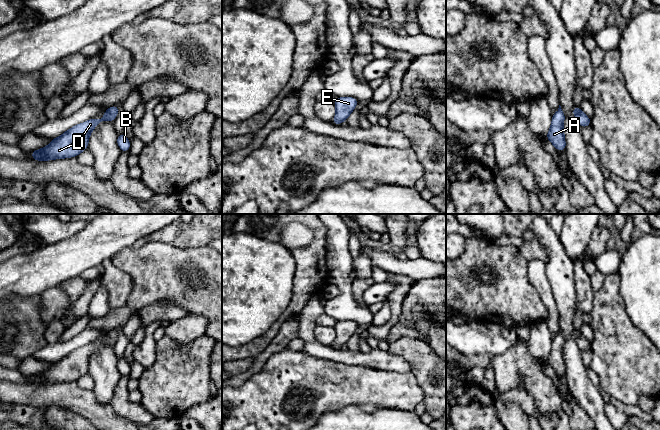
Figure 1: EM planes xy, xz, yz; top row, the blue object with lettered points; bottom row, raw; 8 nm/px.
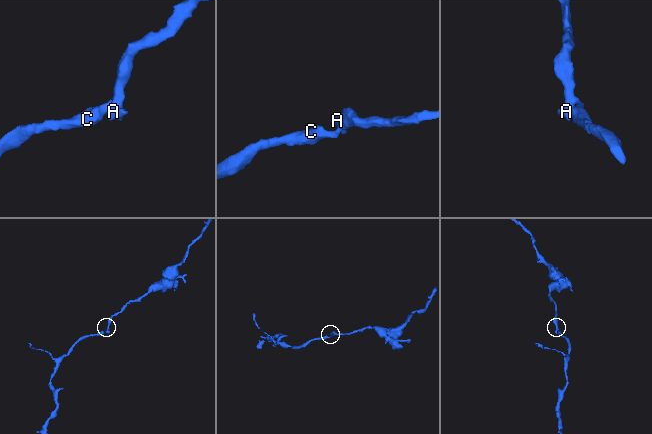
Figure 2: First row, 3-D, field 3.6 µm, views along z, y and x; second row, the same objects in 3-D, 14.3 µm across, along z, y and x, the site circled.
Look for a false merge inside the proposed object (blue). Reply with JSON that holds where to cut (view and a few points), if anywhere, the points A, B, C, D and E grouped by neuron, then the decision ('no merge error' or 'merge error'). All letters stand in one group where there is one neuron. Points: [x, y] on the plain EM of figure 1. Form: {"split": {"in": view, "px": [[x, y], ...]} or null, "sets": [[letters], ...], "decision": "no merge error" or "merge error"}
{"split": null, "sets": [["A", "B", "C", "D", "E"]], "decision": "no merge error"}

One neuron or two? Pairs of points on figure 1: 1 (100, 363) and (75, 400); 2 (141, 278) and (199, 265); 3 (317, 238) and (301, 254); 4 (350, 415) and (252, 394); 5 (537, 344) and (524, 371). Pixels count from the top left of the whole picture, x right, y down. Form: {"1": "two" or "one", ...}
{"1": "two", "2": "one", "3": "one", "4": "two", "5": "two"}

